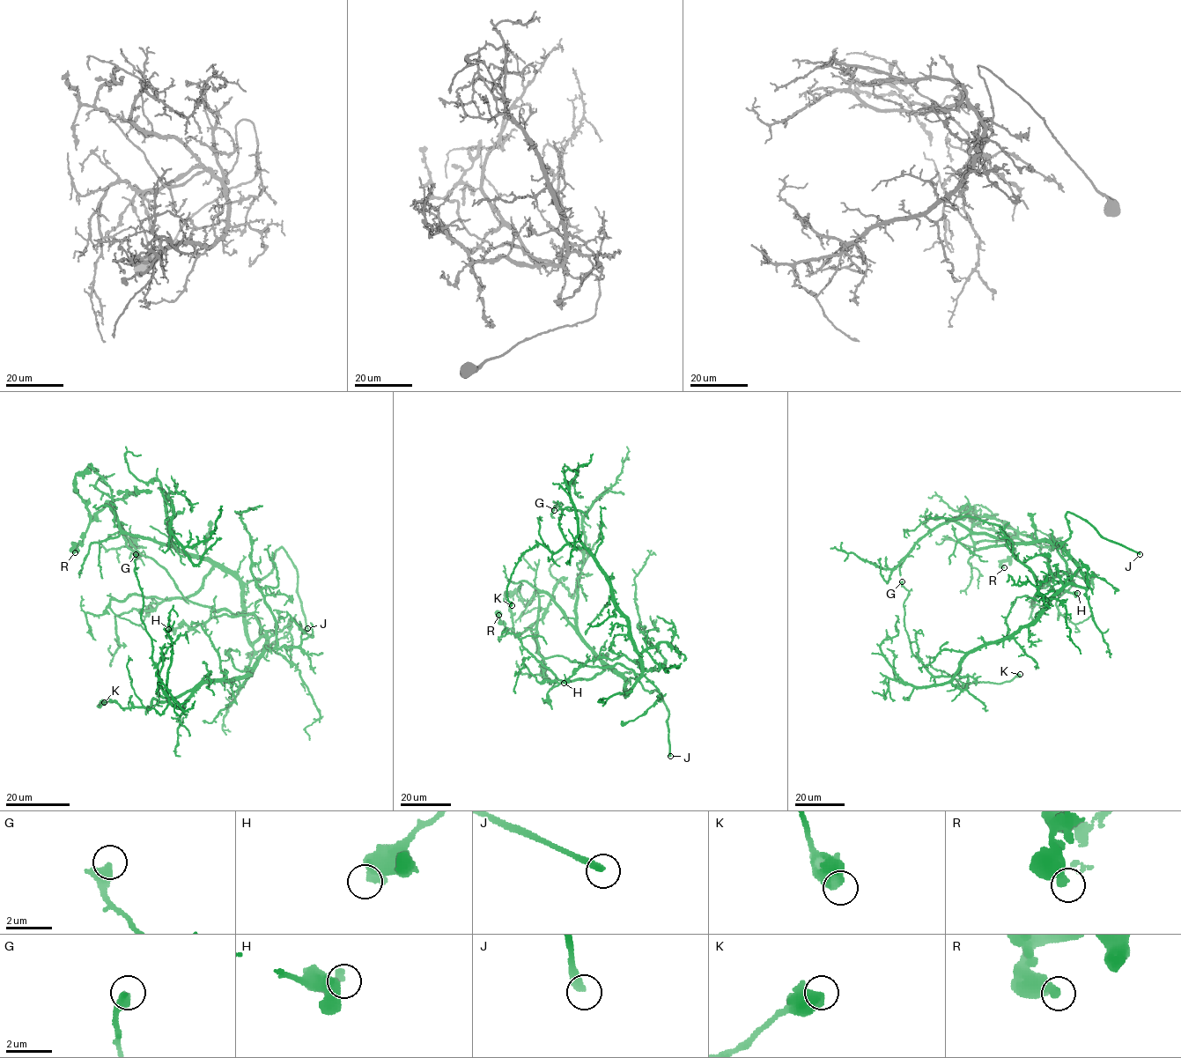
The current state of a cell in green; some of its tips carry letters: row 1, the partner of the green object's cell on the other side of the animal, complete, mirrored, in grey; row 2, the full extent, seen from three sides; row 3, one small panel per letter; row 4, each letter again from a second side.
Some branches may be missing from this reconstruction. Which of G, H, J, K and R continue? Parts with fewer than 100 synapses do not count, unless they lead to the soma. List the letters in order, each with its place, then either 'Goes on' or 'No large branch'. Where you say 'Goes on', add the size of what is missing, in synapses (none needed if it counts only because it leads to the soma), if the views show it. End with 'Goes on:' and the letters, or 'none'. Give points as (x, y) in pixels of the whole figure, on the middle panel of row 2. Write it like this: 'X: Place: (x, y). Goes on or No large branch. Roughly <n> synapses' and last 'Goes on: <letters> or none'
G: Place: (554, 510). No large branch
H: Place: (564, 683). No large branch
J: Place: (670, 756). Goes on
K: Place: (512, 605). No large branch
R: Place: (498, 615). No large branch
Goes on: J

